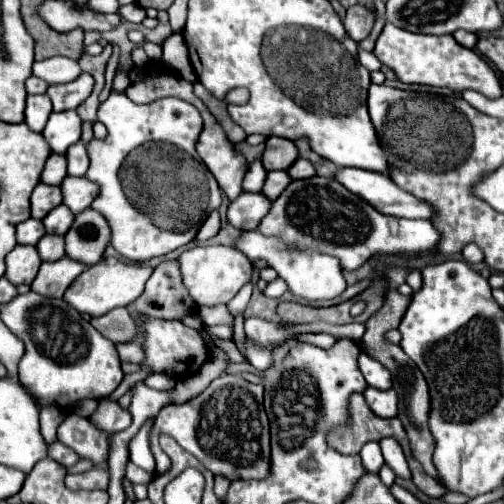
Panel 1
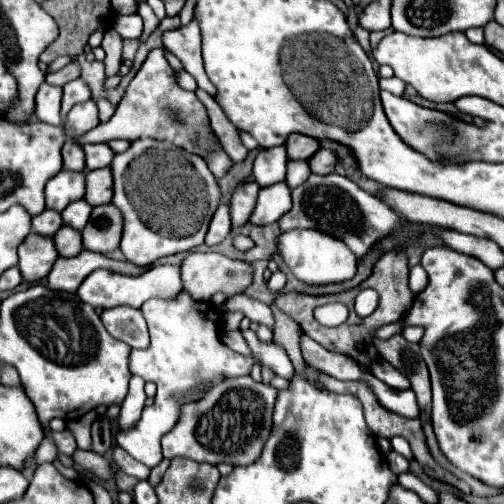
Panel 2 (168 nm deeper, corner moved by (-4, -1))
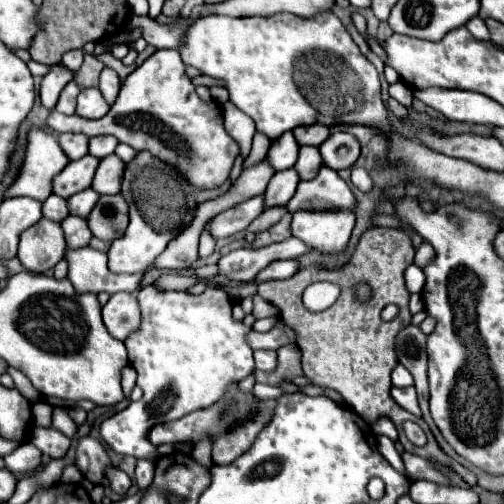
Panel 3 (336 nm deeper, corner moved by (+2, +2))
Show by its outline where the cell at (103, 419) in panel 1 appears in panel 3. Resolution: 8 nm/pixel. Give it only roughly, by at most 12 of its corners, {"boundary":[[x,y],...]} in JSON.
{"boundary":[[84,435],[76,445],[76,467],[98,485],[110,457],[98,439]]}

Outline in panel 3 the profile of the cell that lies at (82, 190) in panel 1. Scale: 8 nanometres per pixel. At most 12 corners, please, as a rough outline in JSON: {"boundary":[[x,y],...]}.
{"boundary":[[116,155],[100,161],[92,189],[100,195],[120,191],[124,161]]}

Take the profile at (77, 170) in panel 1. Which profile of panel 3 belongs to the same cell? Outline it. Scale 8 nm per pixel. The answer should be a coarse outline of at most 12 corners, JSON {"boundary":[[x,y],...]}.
{"boundary":[[90,137],[88,153],[104,159],[114,153],[116,137]]}

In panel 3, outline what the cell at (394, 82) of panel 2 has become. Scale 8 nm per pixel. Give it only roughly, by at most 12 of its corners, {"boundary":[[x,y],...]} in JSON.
{"boundary":[[398,81],[388,91],[404,107],[412,103],[412,89]]}

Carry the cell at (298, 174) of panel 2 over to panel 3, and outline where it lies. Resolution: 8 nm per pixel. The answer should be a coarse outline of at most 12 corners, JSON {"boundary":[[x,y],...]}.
{"boundary":[[300,147],[294,165],[300,179],[312,179],[322,167],[316,147]]}

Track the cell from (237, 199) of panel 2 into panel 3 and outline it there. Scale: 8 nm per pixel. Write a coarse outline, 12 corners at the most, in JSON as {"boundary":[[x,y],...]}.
{"boundary":[[262,197],[242,201],[210,221],[216,239],[244,231],[260,213]]}

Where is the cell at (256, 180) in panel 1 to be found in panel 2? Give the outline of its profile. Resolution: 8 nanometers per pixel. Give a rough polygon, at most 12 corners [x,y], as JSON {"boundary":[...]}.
{"boundary":[[284,144],[260,150],[252,174],[264,186],[286,178]]}

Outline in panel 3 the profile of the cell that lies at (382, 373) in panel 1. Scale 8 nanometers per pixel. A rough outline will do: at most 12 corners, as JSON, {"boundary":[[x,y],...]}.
{"boundary":[[402,365],[392,371],[392,385],[410,387],[412,375]]}

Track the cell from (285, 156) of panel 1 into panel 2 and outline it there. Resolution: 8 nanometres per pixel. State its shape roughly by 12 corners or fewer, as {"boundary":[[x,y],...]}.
{"boundary":[[302,134],[288,136],[290,160],[308,160],[320,140]]}

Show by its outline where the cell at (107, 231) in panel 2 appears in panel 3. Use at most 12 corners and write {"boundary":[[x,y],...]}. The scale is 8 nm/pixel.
{"boundary":[[102,195],[88,215],[92,235],[118,239],[128,227],[120,195]]}

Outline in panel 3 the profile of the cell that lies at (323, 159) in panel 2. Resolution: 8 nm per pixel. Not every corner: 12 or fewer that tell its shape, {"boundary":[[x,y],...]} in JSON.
{"boundary":[[332,133],[318,149],[324,165],[350,169],[360,143],[350,133]]}

